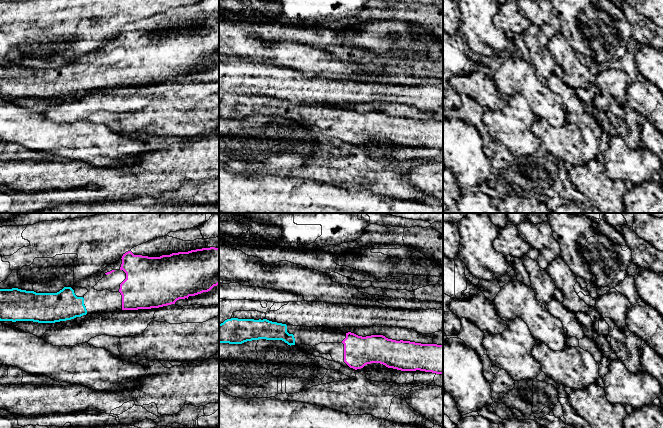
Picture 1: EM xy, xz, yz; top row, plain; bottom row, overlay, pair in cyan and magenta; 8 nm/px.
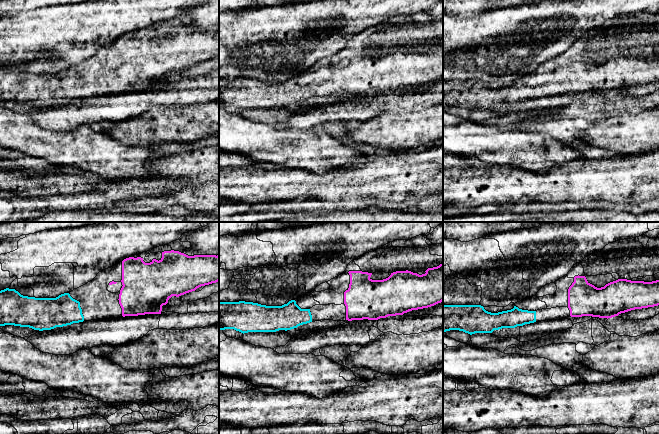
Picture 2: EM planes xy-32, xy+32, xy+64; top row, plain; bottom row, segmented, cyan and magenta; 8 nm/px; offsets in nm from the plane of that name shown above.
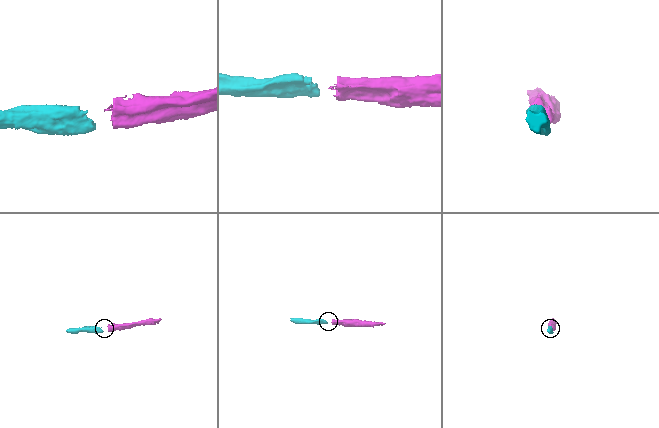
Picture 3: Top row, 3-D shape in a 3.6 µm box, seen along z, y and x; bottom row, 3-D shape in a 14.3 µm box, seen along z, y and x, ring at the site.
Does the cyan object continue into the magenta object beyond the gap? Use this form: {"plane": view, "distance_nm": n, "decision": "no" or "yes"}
{"plane": "xy", "distance_nm": 260, "decision": "yes"}

